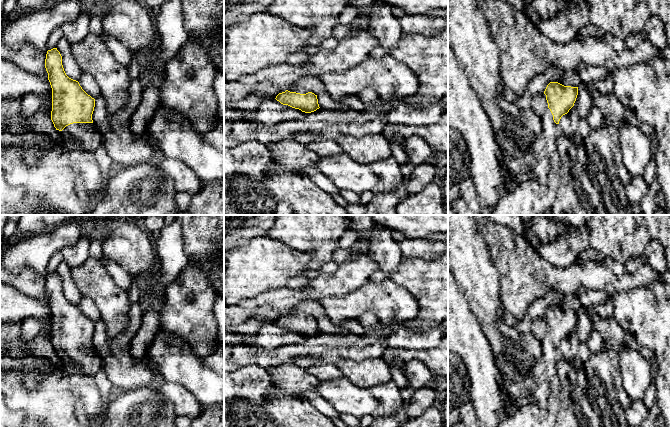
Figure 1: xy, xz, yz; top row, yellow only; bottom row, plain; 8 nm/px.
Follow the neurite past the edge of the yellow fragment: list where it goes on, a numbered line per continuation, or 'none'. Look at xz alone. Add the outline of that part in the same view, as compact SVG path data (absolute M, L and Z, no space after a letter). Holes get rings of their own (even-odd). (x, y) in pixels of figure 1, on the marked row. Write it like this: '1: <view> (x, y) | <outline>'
1: xz (295, 89) | M298 87L290 88L290 89L288 89L288 91L290 91L290 92L300 93L300 94L306 94L306 93L308 93L308 92L309 92L309 91L308 91L308 90L306 90L306 89L298 88Z

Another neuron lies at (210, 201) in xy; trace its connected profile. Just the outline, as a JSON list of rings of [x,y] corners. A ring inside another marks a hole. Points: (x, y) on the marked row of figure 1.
[[[224,183],[203,186],[200,193],[193,195],[187,211],[190,215],[224,215]]]

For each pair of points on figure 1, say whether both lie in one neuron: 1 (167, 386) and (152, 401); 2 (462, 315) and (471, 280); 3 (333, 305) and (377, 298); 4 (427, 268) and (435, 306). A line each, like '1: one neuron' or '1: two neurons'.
1: two neurons
2: two neurons
3: one neuron
4: one neuron

